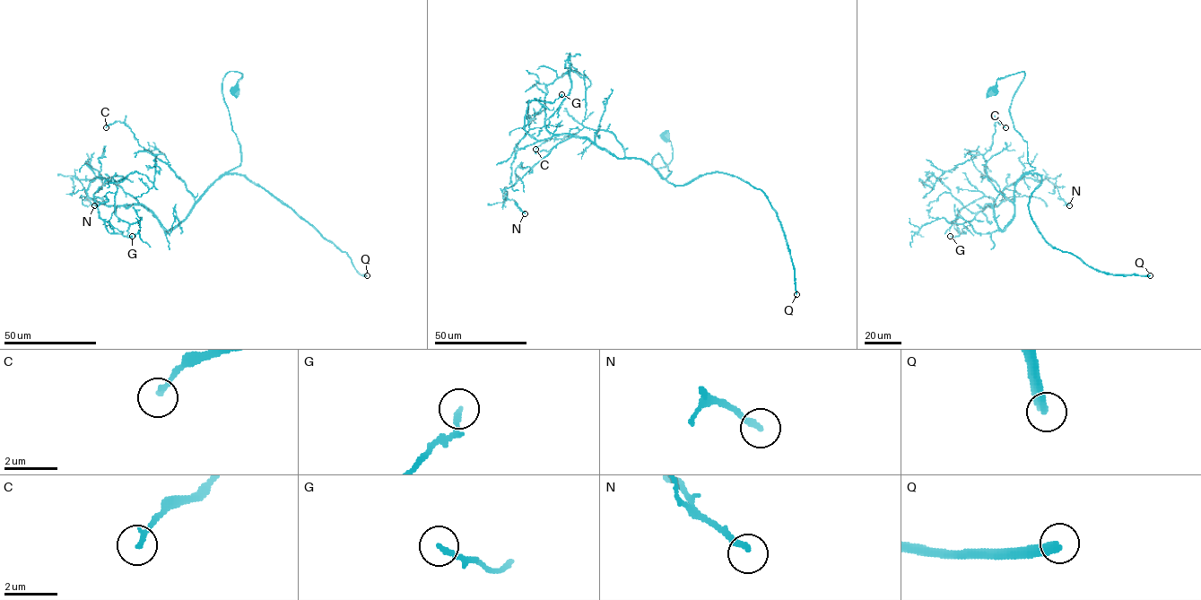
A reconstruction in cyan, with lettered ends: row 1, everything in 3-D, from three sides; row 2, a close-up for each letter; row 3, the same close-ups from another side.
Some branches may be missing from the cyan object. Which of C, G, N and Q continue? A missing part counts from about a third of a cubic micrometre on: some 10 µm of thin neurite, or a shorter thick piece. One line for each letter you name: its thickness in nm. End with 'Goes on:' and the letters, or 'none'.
Q: Thickness 320 nm
Goes on: Q

